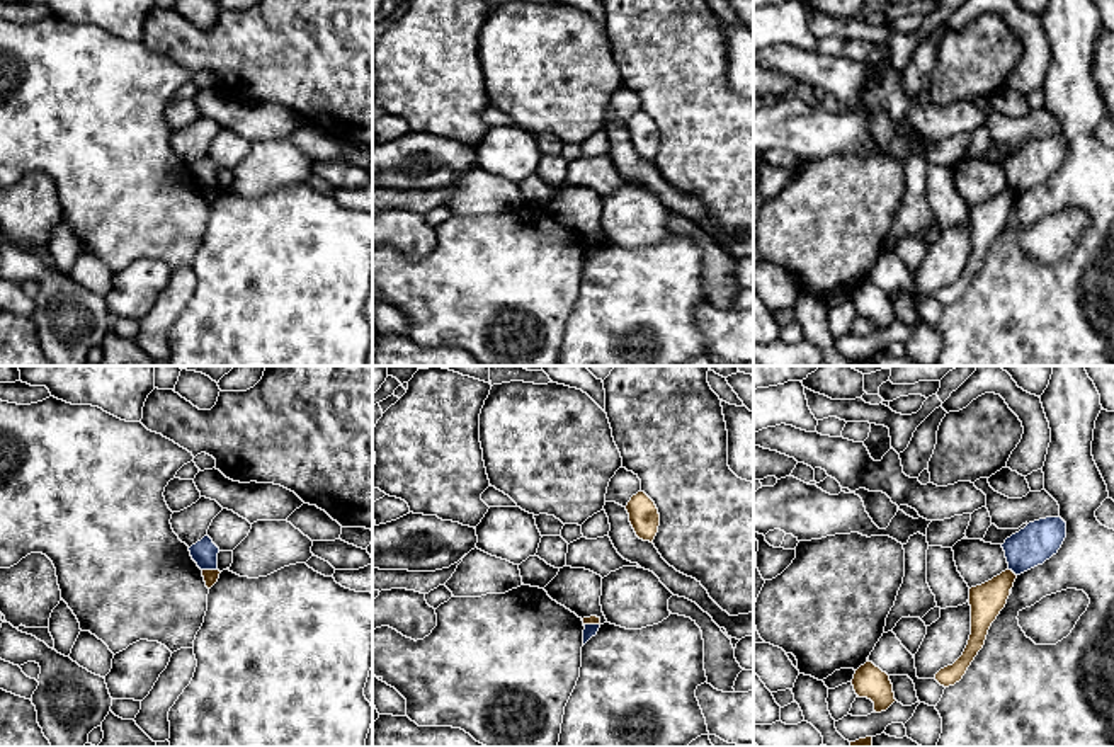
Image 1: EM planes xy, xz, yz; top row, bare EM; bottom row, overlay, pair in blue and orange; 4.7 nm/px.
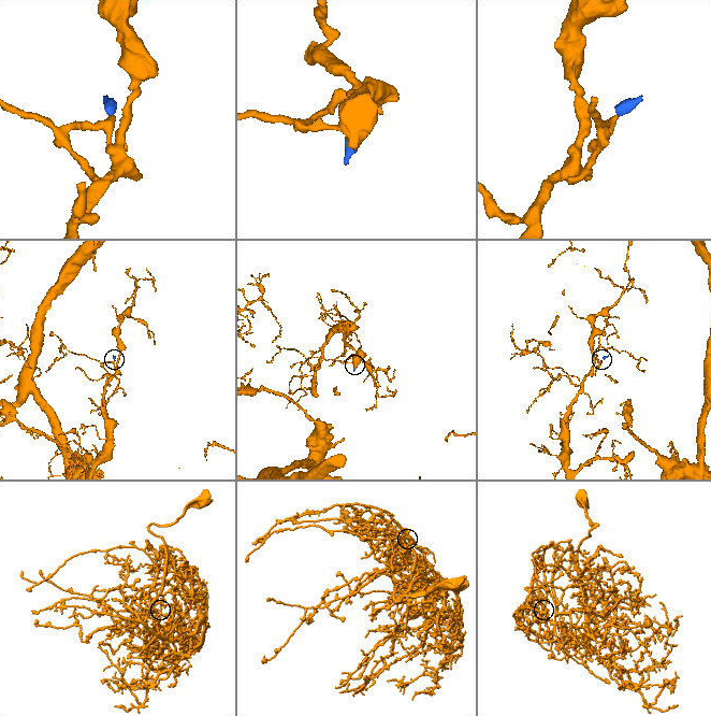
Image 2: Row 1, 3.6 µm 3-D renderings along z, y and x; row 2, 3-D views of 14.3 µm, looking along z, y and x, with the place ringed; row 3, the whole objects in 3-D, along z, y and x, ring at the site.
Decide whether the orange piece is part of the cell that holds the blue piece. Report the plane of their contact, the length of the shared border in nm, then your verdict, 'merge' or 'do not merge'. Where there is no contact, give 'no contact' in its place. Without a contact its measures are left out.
xy | 70 nm | do not merge

